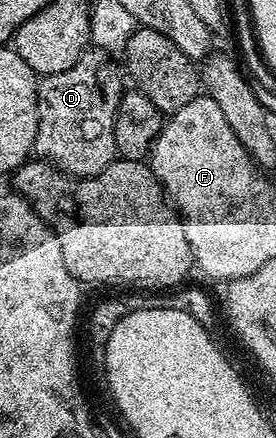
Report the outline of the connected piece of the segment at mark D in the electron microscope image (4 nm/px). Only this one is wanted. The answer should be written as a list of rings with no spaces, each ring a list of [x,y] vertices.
[[[86,50],[70,66],[70,70],[62,70],[53,76],[45,76],[39,81],[36,89],[38,102],[38,134],[36,135],[35,155],[46,158],[48,163],[55,164],[61,172],[69,176],[96,176],[106,166],[117,159],[114,126],[116,111],[120,98],[126,91],[126,85],[120,81],[120,72],[112,65],[113,57],[101,50]]]

